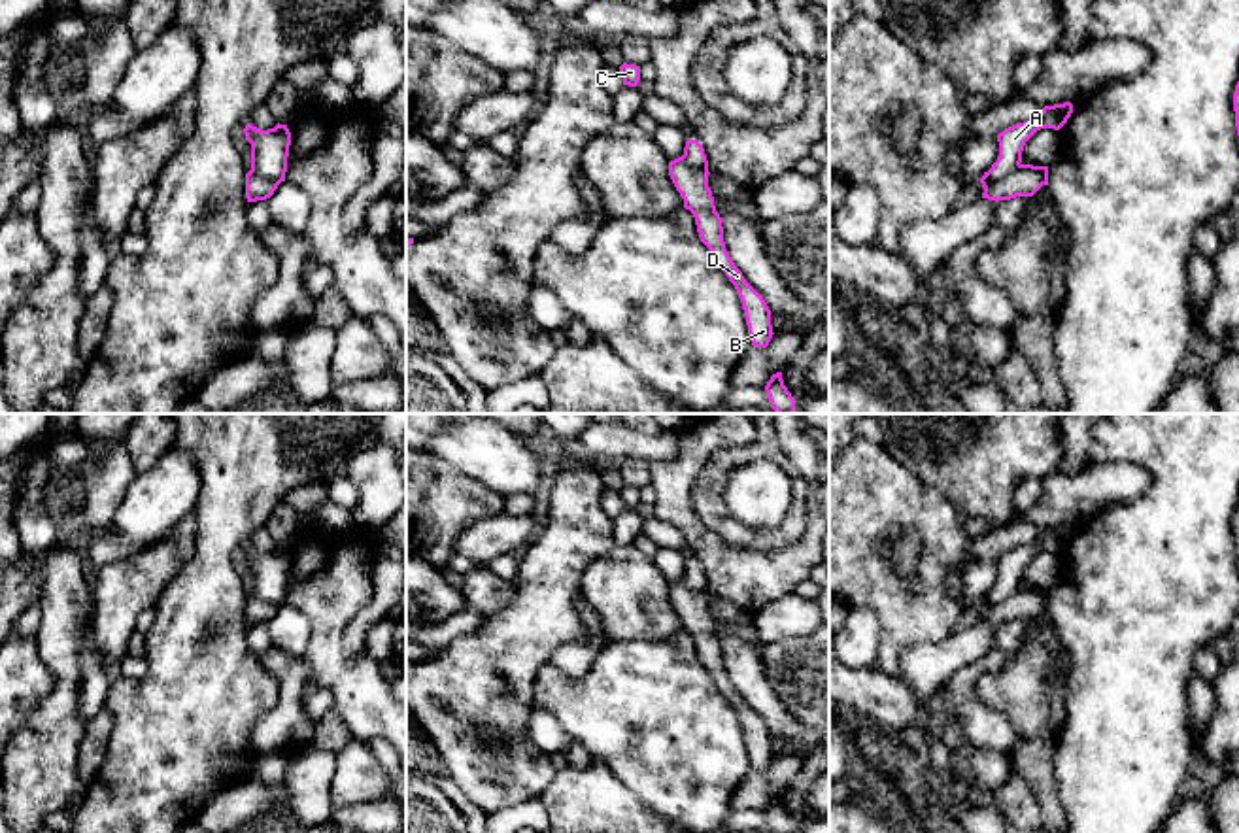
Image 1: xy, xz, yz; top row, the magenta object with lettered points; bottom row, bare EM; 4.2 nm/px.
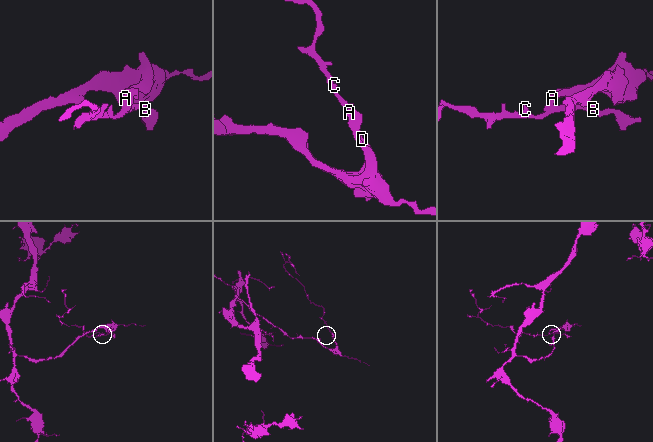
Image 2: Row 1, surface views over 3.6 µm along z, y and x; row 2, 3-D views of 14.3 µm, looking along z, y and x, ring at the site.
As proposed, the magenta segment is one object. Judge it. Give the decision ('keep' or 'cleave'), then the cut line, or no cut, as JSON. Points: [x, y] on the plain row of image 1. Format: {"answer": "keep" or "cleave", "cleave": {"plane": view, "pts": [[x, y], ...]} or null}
{"answer": "cleave", "cleave": {"plane": "yz", "pts": [[1020, 588], [996, 601], [984, 612]]}}

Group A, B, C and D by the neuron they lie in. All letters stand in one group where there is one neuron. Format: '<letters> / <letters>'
A / B C D

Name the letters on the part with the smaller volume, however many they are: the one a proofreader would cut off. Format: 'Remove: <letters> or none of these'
Remove: B, C, D

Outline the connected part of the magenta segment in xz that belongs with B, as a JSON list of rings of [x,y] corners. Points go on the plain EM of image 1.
[[[684,578],[669,586],[669,599],[684,621],[684,631],[695,640],[701,665],[710,672],[740,720],[752,769],[767,771],[774,757],[771,733],[763,720],[744,703],[725,672],[721,640],[714,629],[708,597],[708,593],[689,589]]]

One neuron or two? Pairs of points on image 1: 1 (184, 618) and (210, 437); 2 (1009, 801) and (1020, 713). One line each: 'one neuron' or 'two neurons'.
1: one neuron
2: two neurons

